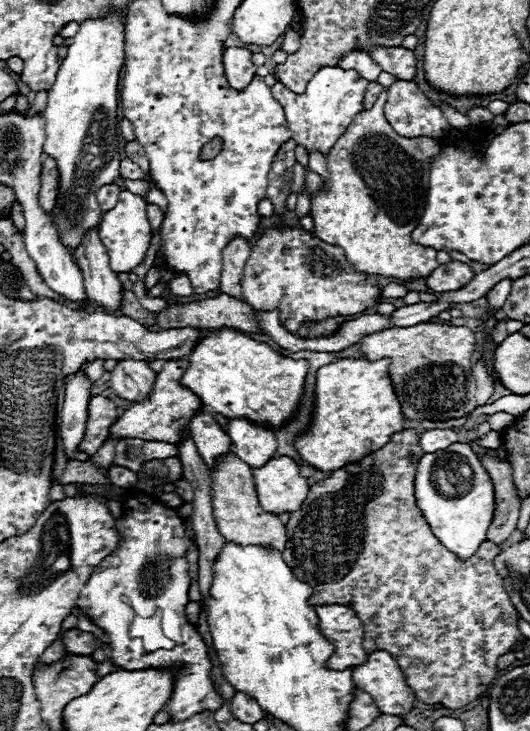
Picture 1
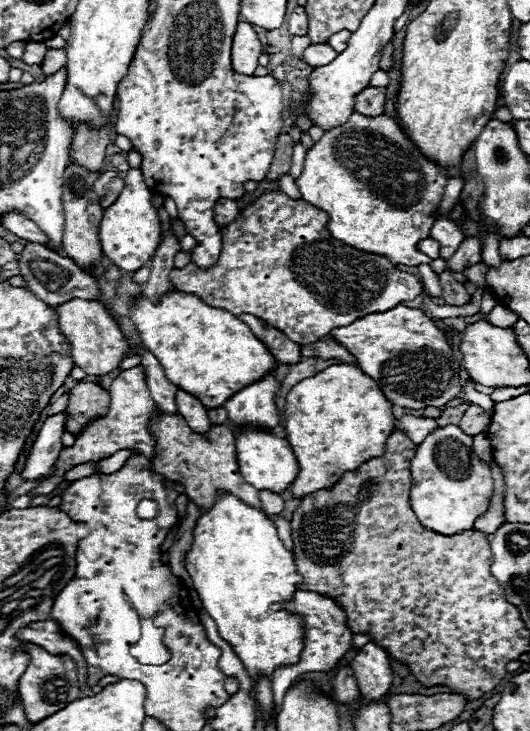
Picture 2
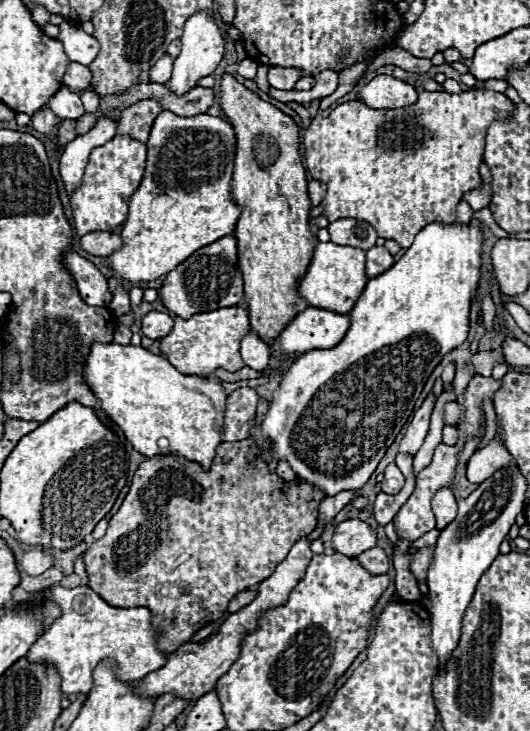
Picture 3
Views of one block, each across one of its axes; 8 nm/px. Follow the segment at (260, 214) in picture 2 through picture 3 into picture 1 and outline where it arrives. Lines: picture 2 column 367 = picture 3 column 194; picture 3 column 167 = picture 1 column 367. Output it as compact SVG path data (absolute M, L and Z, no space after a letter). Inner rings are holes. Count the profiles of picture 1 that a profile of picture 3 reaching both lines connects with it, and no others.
M288 226L268 230L252 242L252 252L244 266L242 292L256 310L280 308L284 326L290 332L296 332L304 320L364 312L380 298L374 276L354 270L346 262L342 248L326 244L306 230Z

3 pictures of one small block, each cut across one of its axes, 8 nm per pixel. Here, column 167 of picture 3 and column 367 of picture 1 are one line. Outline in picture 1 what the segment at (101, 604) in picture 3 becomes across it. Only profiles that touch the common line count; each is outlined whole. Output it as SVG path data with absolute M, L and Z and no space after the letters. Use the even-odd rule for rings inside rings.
M316 606L320 618L320 632L336 646L336 652L328 660L332 670L346 670L362 666L368 660L368 654L362 648L364 626L356 612L348 606Z

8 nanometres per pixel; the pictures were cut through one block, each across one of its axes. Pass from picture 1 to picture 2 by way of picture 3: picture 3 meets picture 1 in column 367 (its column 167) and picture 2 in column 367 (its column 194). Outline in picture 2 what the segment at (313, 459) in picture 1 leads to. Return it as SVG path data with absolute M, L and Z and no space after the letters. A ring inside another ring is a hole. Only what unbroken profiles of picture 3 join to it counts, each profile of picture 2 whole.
M334 364L312 378L304 378L288 392L284 406L284 430L286 440L300 466L298 476L288 486L288 492L294 498L302 500L312 492L332 488L344 476L344 472L352 472L360 468L364 462L382 456L386 452L386 440L394 430L394 414L392 404L388 402L380 386L358 366Z

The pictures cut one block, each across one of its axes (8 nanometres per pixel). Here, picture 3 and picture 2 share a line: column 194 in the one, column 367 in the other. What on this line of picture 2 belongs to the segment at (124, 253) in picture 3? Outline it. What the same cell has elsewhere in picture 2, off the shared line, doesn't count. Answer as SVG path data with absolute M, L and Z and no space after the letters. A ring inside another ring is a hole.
M354 112L346 124L324 132L324 136L306 152L304 170L296 178L296 186L306 202L330 216L328 230L334 238L358 250L388 256L394 264L418 266L432 262L430 256L418 250L418 242L430 236L430 228L436 222L434 212L444 196L446 180L448 174L428 162L390 116L382 114L374 118Z

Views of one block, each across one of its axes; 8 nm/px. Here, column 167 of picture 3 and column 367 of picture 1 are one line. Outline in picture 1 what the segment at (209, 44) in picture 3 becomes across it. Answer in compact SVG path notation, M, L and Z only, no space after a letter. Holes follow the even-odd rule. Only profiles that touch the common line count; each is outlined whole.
M322 68L310 80L304 94L294 94L284 84L276 82L272 86L272 96L282 104L296 146L304 146L308 154L320 152L328 154L334 142L344 134L352 118L364 110L363 99L369 82L355 70L342 68Z

